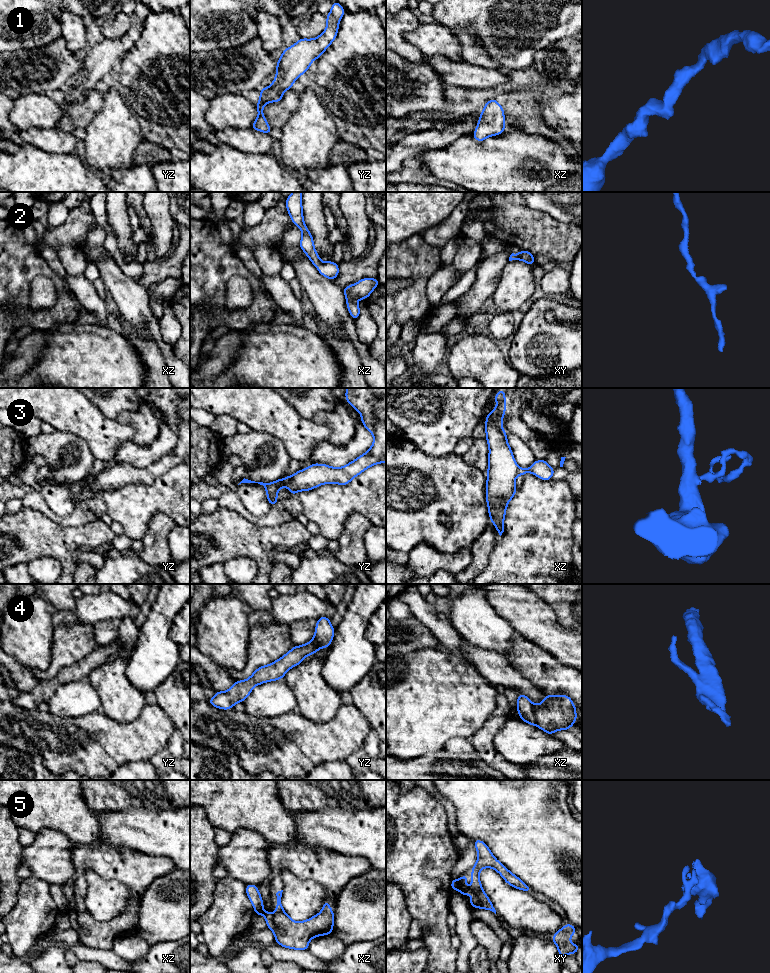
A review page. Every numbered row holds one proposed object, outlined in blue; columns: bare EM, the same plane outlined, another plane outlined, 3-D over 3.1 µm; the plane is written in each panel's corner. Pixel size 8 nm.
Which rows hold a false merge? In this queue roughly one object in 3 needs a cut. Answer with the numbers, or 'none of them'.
3, 4, 5

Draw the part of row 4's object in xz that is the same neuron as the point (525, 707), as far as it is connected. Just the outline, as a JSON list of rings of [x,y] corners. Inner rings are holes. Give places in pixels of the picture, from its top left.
[[[518,694],[517,708],[519,718],[530,725],[536,725],[533,702],[524,694]]]

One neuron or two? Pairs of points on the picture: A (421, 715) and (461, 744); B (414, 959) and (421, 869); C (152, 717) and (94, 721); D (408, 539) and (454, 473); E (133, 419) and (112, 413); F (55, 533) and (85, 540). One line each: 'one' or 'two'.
A: two
B: two
C: one
D: one
E: two
F: one

